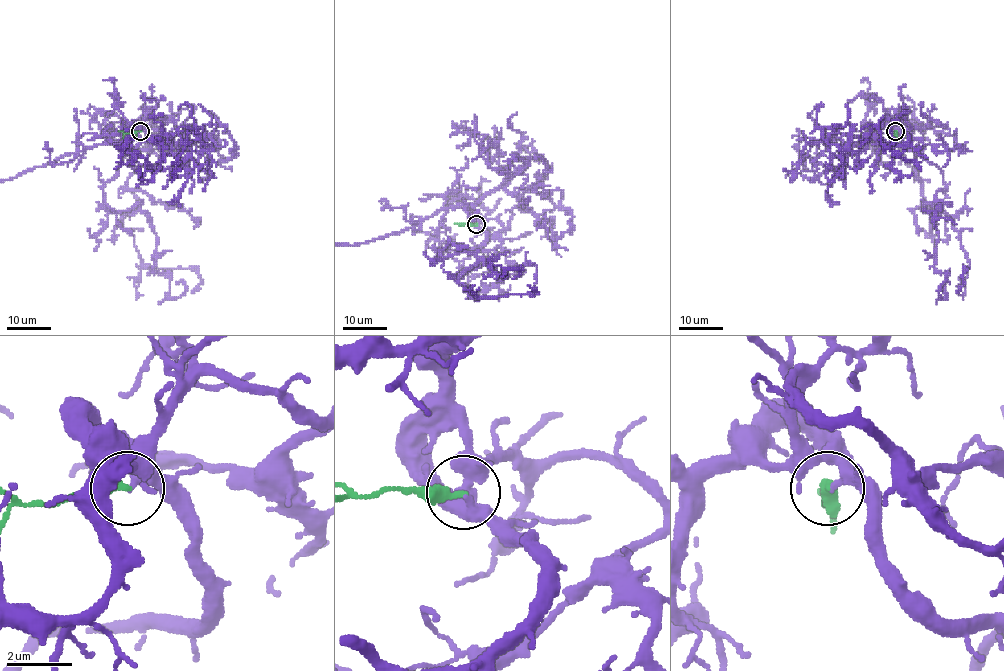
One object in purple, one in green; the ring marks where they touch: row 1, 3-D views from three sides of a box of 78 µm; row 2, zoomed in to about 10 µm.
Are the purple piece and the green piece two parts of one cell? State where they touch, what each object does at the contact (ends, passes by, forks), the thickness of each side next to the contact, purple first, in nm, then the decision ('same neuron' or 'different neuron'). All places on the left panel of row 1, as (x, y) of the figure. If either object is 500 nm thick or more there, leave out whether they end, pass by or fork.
at (140, 131); purple passes by; green ends there; 280 nm thick on the purple side, 320 nm on the other; same neuron

